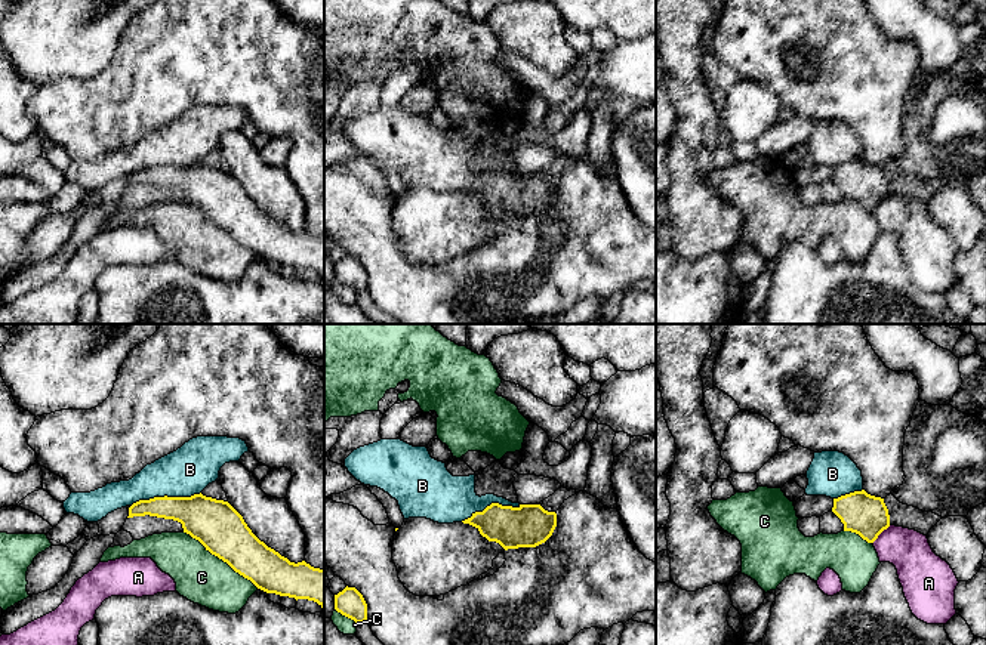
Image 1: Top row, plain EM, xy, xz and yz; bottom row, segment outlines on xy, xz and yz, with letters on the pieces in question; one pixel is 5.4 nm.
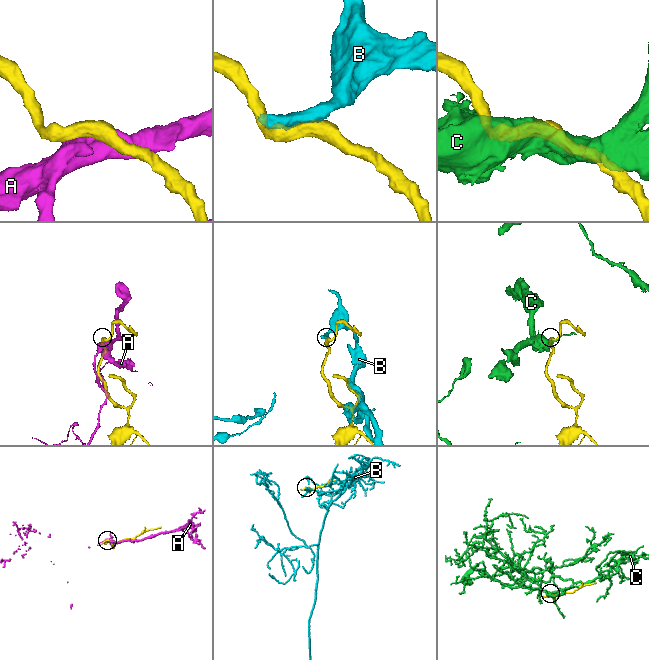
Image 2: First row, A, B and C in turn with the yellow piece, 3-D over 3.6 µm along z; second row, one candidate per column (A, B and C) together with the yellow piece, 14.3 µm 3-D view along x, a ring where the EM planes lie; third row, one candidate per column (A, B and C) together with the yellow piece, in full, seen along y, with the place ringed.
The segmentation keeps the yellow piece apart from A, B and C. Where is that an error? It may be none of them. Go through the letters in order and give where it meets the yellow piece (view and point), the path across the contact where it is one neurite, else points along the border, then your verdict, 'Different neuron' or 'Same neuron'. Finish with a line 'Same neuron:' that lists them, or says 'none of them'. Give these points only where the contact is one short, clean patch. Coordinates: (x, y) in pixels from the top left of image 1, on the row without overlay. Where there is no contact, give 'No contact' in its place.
A: Touches yellow at yz (880, 201). Different neuron
B: Touches yellow at xy (165, 164). Different neuron
C: Touches yellow at xy (221, 227). Different neuron
Same neuron: none of them

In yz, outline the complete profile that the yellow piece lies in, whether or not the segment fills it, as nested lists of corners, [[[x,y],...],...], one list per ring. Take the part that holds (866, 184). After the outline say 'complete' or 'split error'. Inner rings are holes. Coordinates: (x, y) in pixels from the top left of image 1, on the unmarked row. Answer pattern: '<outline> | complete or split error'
[[[865,158],[834,167],[832,180],[844,192],[844,200],[856,201],[868,212],[873,212],[890,195],[884,167],[871,164]]] | complete

